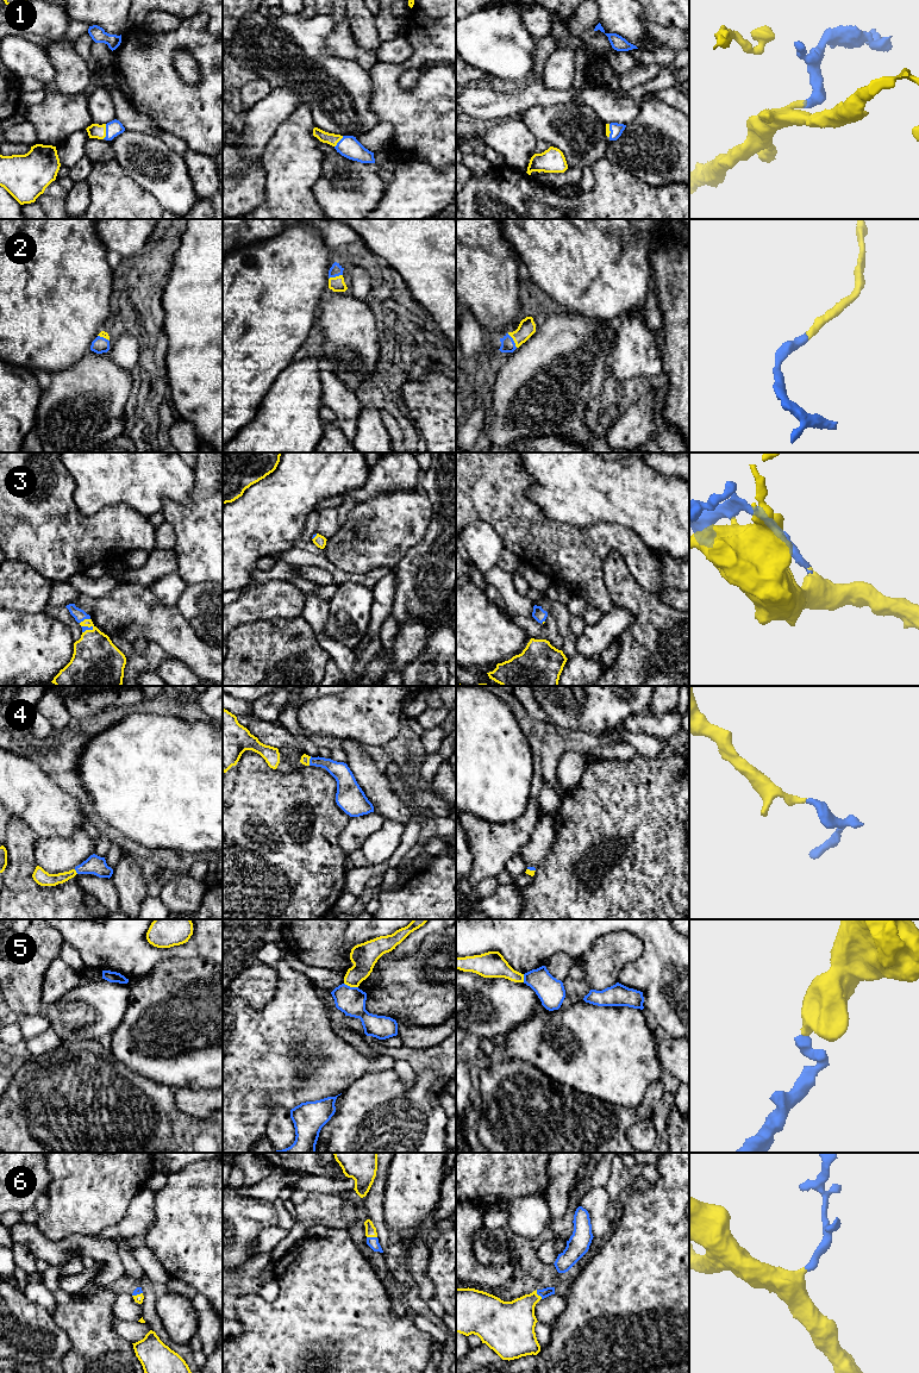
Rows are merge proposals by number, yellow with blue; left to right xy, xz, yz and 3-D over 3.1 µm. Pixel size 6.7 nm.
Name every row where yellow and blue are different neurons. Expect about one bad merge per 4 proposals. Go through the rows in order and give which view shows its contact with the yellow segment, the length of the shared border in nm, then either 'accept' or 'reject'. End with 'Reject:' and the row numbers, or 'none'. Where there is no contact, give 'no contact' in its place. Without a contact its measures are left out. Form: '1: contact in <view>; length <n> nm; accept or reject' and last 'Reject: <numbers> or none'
1: contact in xy; length 110 nm; accept
2: contact in xz; length 100 nm; accept
3: contact in xy; length 80 nm; accept
4: contact in xz; length 70 nm; accept
5: contact in xz; length 100 nm; reject
6: contact in xz; length 70 nm; accept
Reject: 5

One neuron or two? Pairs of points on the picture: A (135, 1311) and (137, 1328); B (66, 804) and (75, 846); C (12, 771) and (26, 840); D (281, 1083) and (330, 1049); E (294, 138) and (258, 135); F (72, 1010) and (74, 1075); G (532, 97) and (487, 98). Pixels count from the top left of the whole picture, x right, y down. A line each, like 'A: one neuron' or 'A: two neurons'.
A: two neurons
B: two neurons
C: two neurons
D: one neuron
E: two neurons
F: two neurons
G: one neuron

